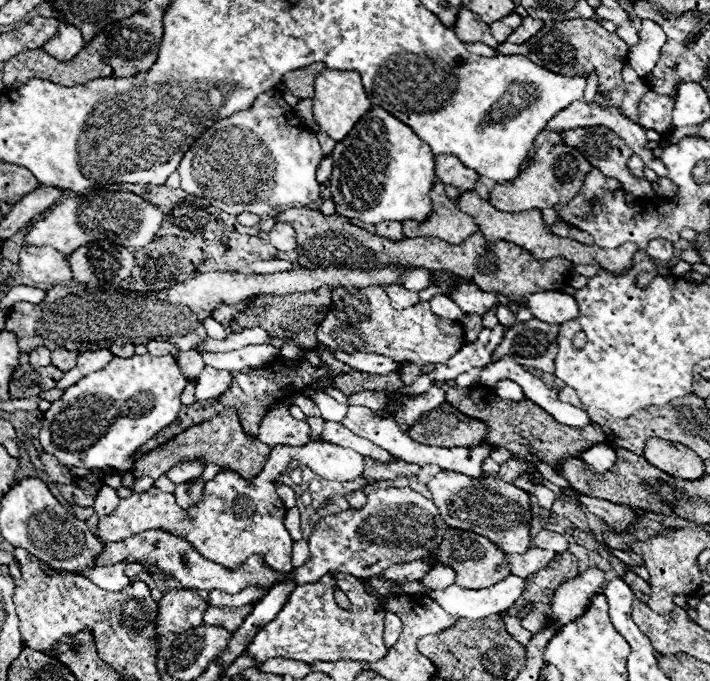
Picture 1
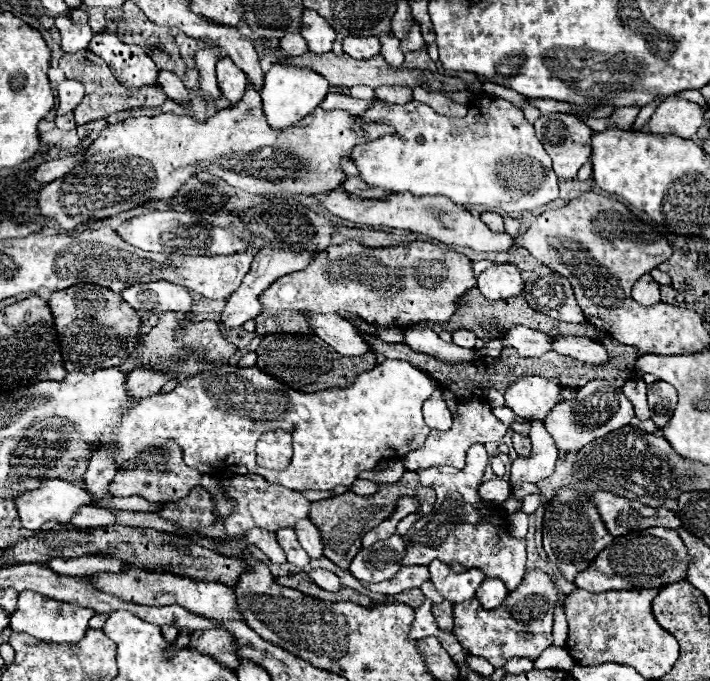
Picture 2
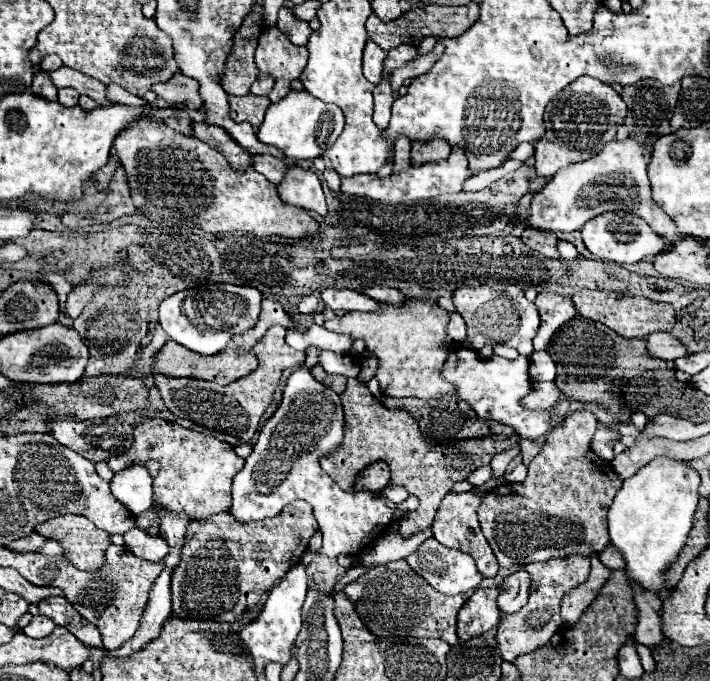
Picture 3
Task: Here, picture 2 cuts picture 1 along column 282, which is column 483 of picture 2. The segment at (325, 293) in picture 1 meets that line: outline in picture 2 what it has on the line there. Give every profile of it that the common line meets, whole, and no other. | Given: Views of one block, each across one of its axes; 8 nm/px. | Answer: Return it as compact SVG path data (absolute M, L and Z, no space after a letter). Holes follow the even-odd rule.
M472 288L470 292L466 292L466 296L462 296L462 300L458 302L458 312L450 320L438 324L438 332L450 332L452 334L456 330L470 330L480 340L488 342L488 340L502 338L516 324L524 324L524 326L534 328L538 332L546 332L548 336L590 336L590 338L596 338L596 340L602 338L602 336L606 336L606 332L594 328L592 324L584 324L584 326L580 326L580 324L568 324L568 322L560 322L560 320L554 320L550 316L544 316L540 312L534 312L526 304L526 300L522 296L514 296L514 300L496 300L496 302L490 302L476 288Z

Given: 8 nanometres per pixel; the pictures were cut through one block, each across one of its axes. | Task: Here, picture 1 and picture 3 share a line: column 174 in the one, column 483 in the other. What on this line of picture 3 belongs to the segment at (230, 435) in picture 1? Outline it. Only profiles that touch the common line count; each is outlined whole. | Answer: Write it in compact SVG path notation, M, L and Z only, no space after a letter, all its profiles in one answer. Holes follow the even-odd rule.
M348 378L348 386L346 386L346 392L340 396L342 400L342 406L344 406L344 440L342 444L330 452L328 456L324 456L320 460L320 466L322 470L346 492L352 492L352 480L354 476L366 466L366 464L372 464L372 462L386 462L390 466L391 482L394 484L400 484L408 490L409 494L416 496L420 506L410 512L408 518L404 520L396 520L394 522L394 530L398 530L398 534L402 538L408 538L412 534L418 534L422 530L426 530L428 526L432 526L434 522L434 516L436 516L436 510L440 506L440 500L452 492L452 486L456 482L462 482L466 480L476 468L484 466L484 464L490 464L490 460L494 458L494 454L502 452L502 450L508 450L508 448L514 448L518 444L518 436L502 436L502 434L496 434L496 436L482 436L482 438L474 438L474 440L458 440L458 442L452 442L452 444L430 444L420 428L418 428L418 422L414 420L414 416L410 416L408 412L404 410L388 410L384 408L372 394L370 390L366 388L364 382L356 380L356 378Z

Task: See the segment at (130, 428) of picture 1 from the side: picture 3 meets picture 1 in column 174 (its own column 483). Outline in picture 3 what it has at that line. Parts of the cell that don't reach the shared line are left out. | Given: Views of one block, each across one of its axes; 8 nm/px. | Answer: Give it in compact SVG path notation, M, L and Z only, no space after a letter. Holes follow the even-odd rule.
M460 346L450 348L442 374L446 380L450 380L458 386L456 396L466 400L470 406L474 406L474 410L478 412L478 416L482 420L496 420L496 422L508 424L524 438L538 438L552 428L550 410L530 412L520 406L520 398L524 398L532 388L526 356L518 356L516 360L506 360L506 358L498 358L498 356L482 360L476 356L474 350L464 348L464 356L460 354L460 350L462 350ZM458 358L464 358L464 360L458 360Z

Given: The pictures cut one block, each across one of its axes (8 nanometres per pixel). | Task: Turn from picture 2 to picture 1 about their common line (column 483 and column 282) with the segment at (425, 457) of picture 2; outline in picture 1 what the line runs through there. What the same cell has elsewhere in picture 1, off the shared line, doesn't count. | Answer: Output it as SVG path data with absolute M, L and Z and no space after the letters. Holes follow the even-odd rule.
M276 402L268 414L262 418L260 432L256 436L260 442L268 444L270 448L274 444L290 444L290 446L304 446L316 440L322 440L320 436L310 436L310 426L304 420L296 420L290 414L290 404Z

